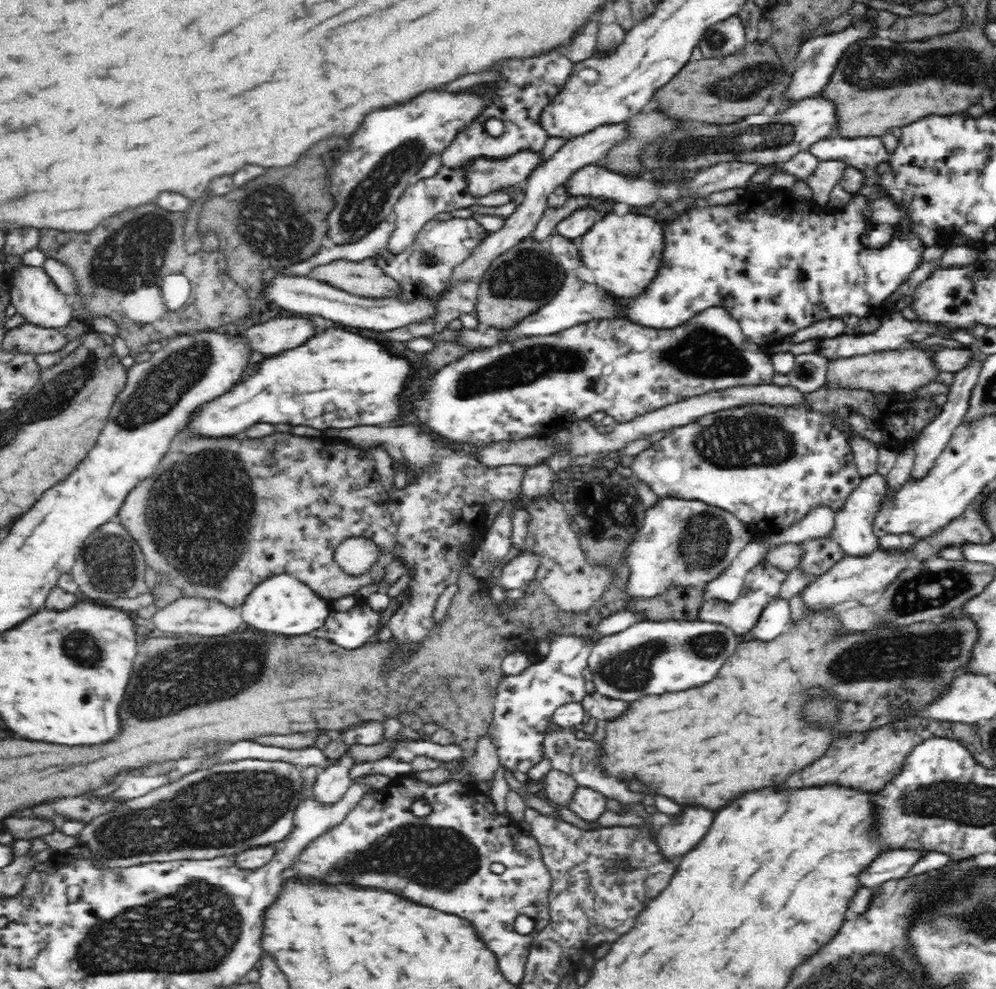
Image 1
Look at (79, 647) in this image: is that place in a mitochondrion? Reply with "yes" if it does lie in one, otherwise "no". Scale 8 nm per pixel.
yes

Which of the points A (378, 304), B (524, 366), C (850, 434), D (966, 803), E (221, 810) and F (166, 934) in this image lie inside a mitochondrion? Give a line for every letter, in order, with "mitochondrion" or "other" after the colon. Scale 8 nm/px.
A: other
B: mitochondrion
C: other
D: mitochondrion
E: mitochondrion
F: mitochondrion

